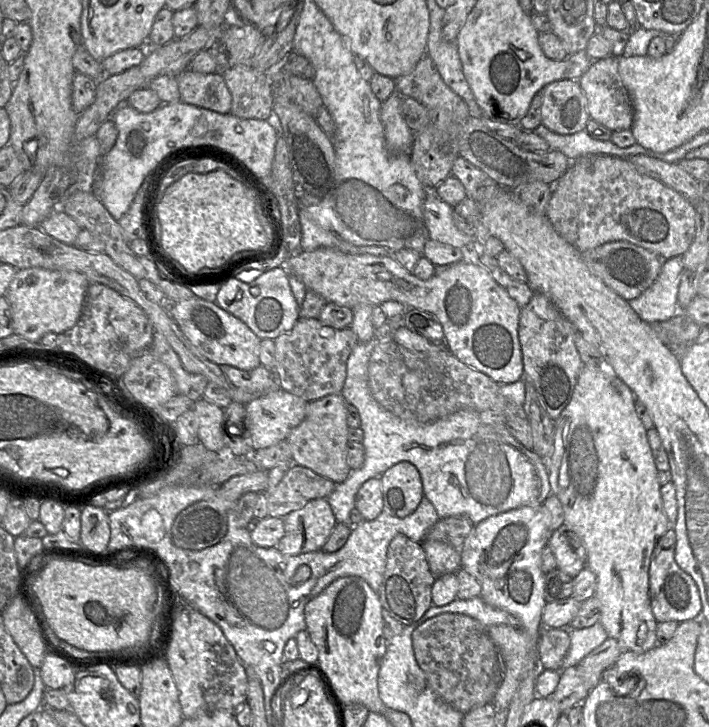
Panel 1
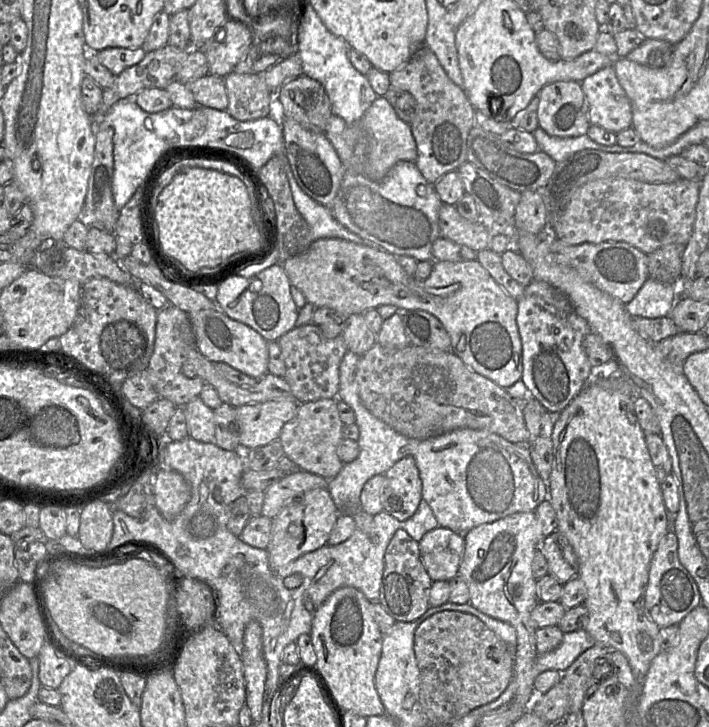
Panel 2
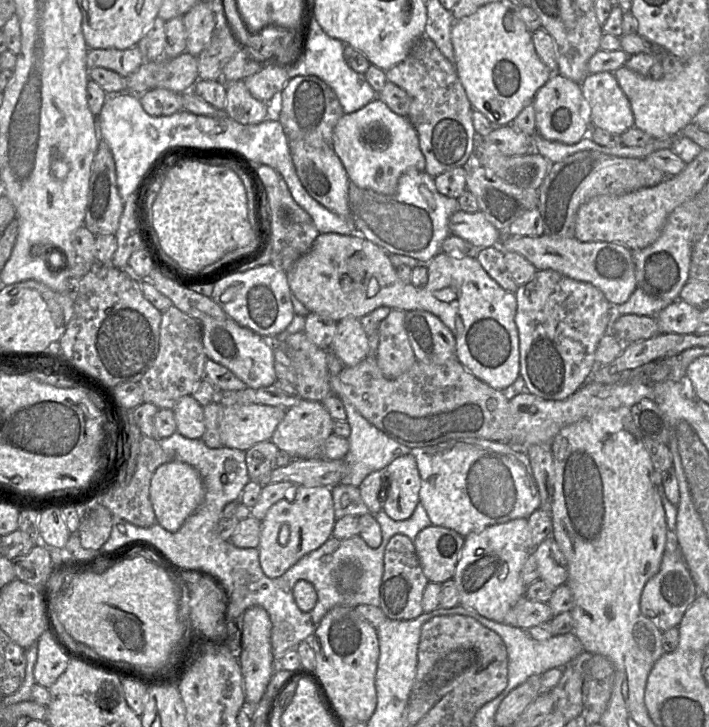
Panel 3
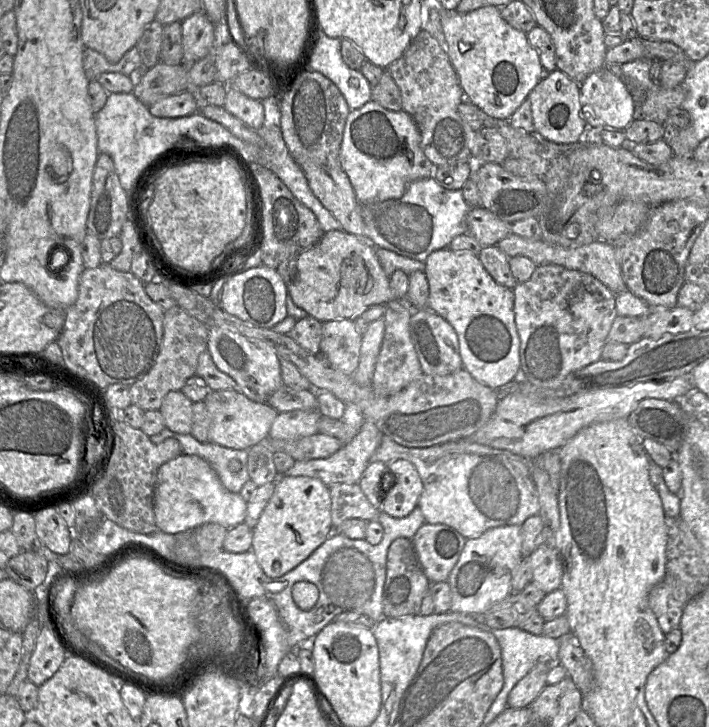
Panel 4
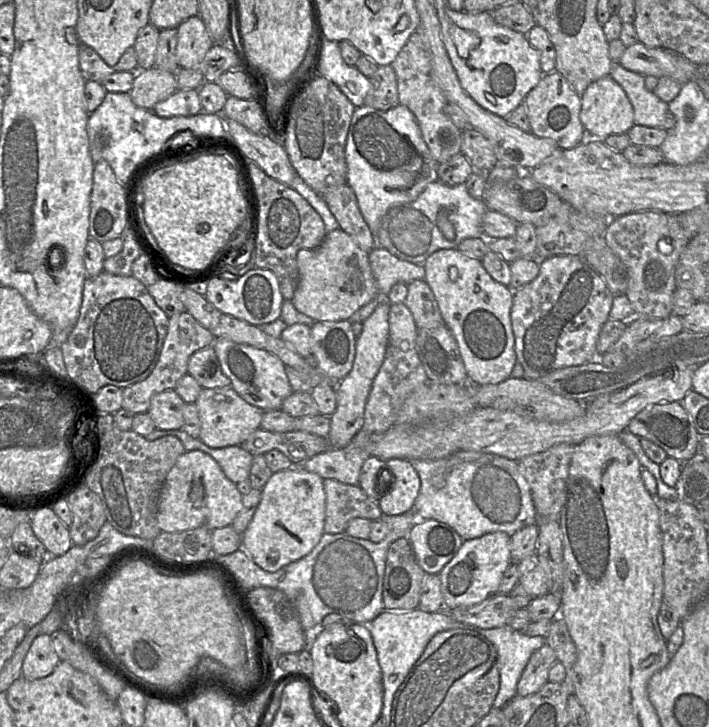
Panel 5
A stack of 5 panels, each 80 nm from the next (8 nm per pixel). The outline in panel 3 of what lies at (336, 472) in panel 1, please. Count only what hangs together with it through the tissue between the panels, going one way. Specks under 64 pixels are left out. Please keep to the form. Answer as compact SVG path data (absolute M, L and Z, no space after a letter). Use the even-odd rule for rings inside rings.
M302 399L297 405L286 410L271 441L279 450L288 453L293 459L324 459L322 446L333 434L334 421L321 402Z

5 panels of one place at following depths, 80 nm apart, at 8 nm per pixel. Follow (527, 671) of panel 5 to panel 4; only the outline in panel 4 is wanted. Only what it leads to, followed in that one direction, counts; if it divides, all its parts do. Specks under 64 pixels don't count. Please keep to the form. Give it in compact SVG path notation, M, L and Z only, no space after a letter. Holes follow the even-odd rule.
M536 664L511 690L507 705L511 708L526 708L538 697L547 685L547 675L553 664Z

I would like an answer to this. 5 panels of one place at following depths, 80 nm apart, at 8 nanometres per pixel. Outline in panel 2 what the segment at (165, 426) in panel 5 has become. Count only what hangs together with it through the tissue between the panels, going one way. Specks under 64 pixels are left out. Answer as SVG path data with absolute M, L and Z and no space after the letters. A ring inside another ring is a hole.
M197 397L184 406L189 437L204 443L215 442L214 412Z

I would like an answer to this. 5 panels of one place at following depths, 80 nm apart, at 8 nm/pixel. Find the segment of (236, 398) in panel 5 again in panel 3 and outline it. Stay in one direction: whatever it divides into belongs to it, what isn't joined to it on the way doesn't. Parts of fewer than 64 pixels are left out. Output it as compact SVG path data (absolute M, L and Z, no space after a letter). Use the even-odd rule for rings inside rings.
M262 404L224 405L219 423L222 445L246 452L257 443L271 441L286 410Z

